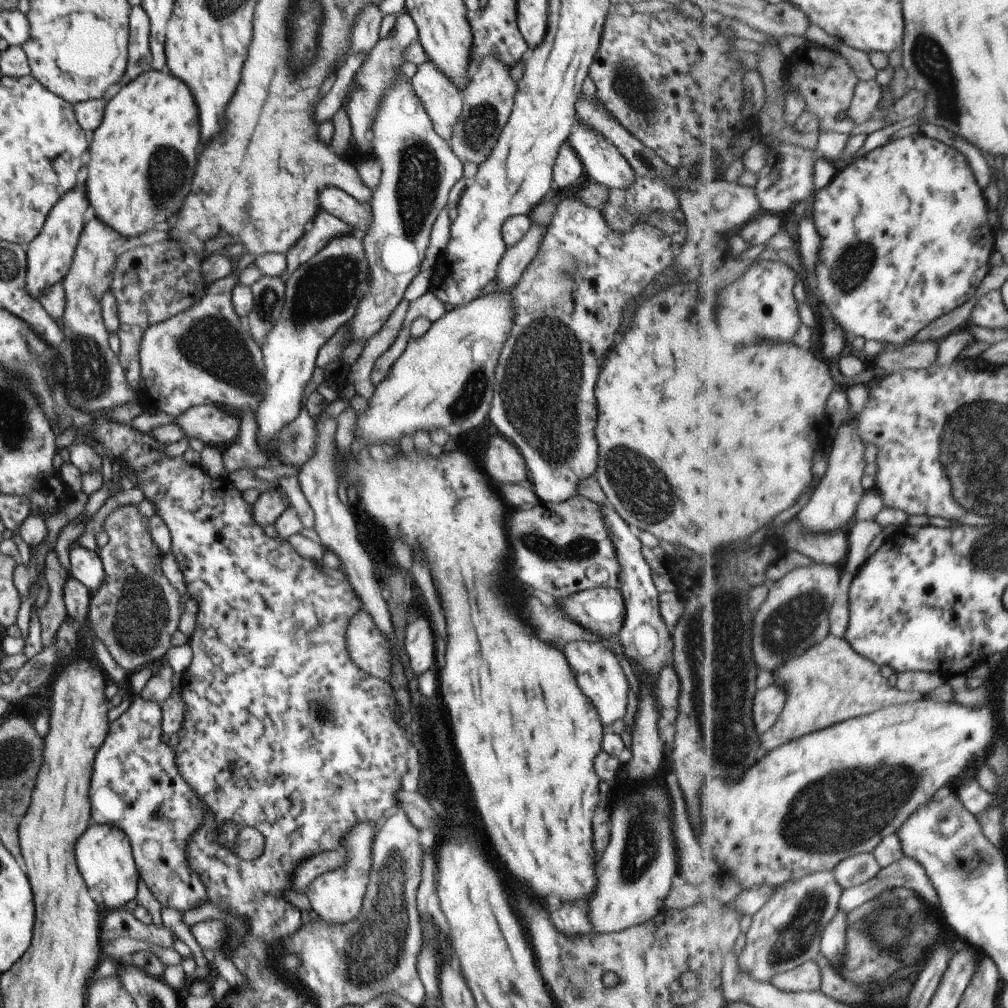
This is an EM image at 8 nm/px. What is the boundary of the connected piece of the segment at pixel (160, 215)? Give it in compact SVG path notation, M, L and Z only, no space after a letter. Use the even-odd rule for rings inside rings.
M150 69L138 78L119 86L109 96L102 124L94 131L90 142L90 161L84 164L81 180L95 216L124 238L140 236L162 222L174 220L180 212L196 170L200 144L198 110L188 86L174 78L168 70Z

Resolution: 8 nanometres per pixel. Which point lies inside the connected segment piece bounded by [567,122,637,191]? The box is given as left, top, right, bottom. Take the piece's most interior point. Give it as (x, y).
(603, 163)

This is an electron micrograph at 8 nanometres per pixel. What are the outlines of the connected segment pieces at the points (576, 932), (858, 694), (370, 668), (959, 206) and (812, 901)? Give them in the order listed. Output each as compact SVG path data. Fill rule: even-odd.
M580 902L580 904L564 904L558 910L554 910L550 914L550 918L552 918L554 926L566 936L580 938L580 936L596 932L592 922L588 920L588 912L584 908L584 902Z
M835 634L788 664L778 670L778 676L774 676L775 683L782 684L788 692L788 700L778 724L764 734L763 743L767 751L804 738L806 734L826 730L844 720L858 718L864 712L873 713L896 704L920 701L926 696L922 692L902 692L890 686L880 664L856 652L850 641Z
M360 610L348 624L346 646L352 662L362 672L385 681L392 674L392 652L394 646L376 628L372 616Z
M924 133L891 140L858 159L854 164L839 171L838 176L817 194L815 202L816 226L823 238L820 262L816 268L815 290L823 309L842 326L850 337L863 336L865 340L877 340L884 347L901 347L910 343L926 326L934 324L938 318L954 312L956 308L970 302L980 284L991 274L990 258L996 250L996 228L990 224L990 204L984 196L984 188L978 182L978 176L966 154L944 144L940 140L929 138Z
M835 871L797 877L779 886L771 901L756 914L749 929L746 950L739 957L742 970L760 982L777 983L782 972L815 961L822 954L824 932L839 911L844 891Z

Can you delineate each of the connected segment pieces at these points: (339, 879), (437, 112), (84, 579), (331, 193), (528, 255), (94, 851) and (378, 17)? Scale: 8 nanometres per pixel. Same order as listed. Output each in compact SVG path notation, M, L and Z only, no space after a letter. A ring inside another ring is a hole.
M362 822L354 826L342 840L341 850L346 854L346 866L314 878L312 884L306 888L313 911L324 922L342 926L352 922L360 914L360 910L363 910L368 878L372 870L372 842L374 842L376 826L377 824L372 822Z
M430 60L418 65L416 74L410 79L414 94L422 102L424 112L432 121L436 134L450 142L464 108L461 89L452 84Z
M72 542L69 550L70 574L88 587L91 594L96 592L106 578L103 562L97 550L89 550Z
M322 188L320 190L320 206L332 216L352 224L356 228L355 236L361 238L368 234L372 222L372 210L366 203L354 200L350 194L338 188Z
M531 222L526 236L518 244L508 247L504 258L498 264L496 278L494 278L496 288L498 288L497 292L508 292L520 280L520 276L526 272L532 260L536 258L546 230L548 230L548 224L540 226L540 224Z
M106 824L88 826L84 836L80 836L80 840L76 842L76 862L88 888L100 892L102 902L108 909L122 909L127 902L136 898L139 874L130 840L120 828Z
M368 4L364 12L360 12L360 20L356 20L352 30L352 50L354 52L368 52L378 42L378 30L382 22L382 14L374 4Z

